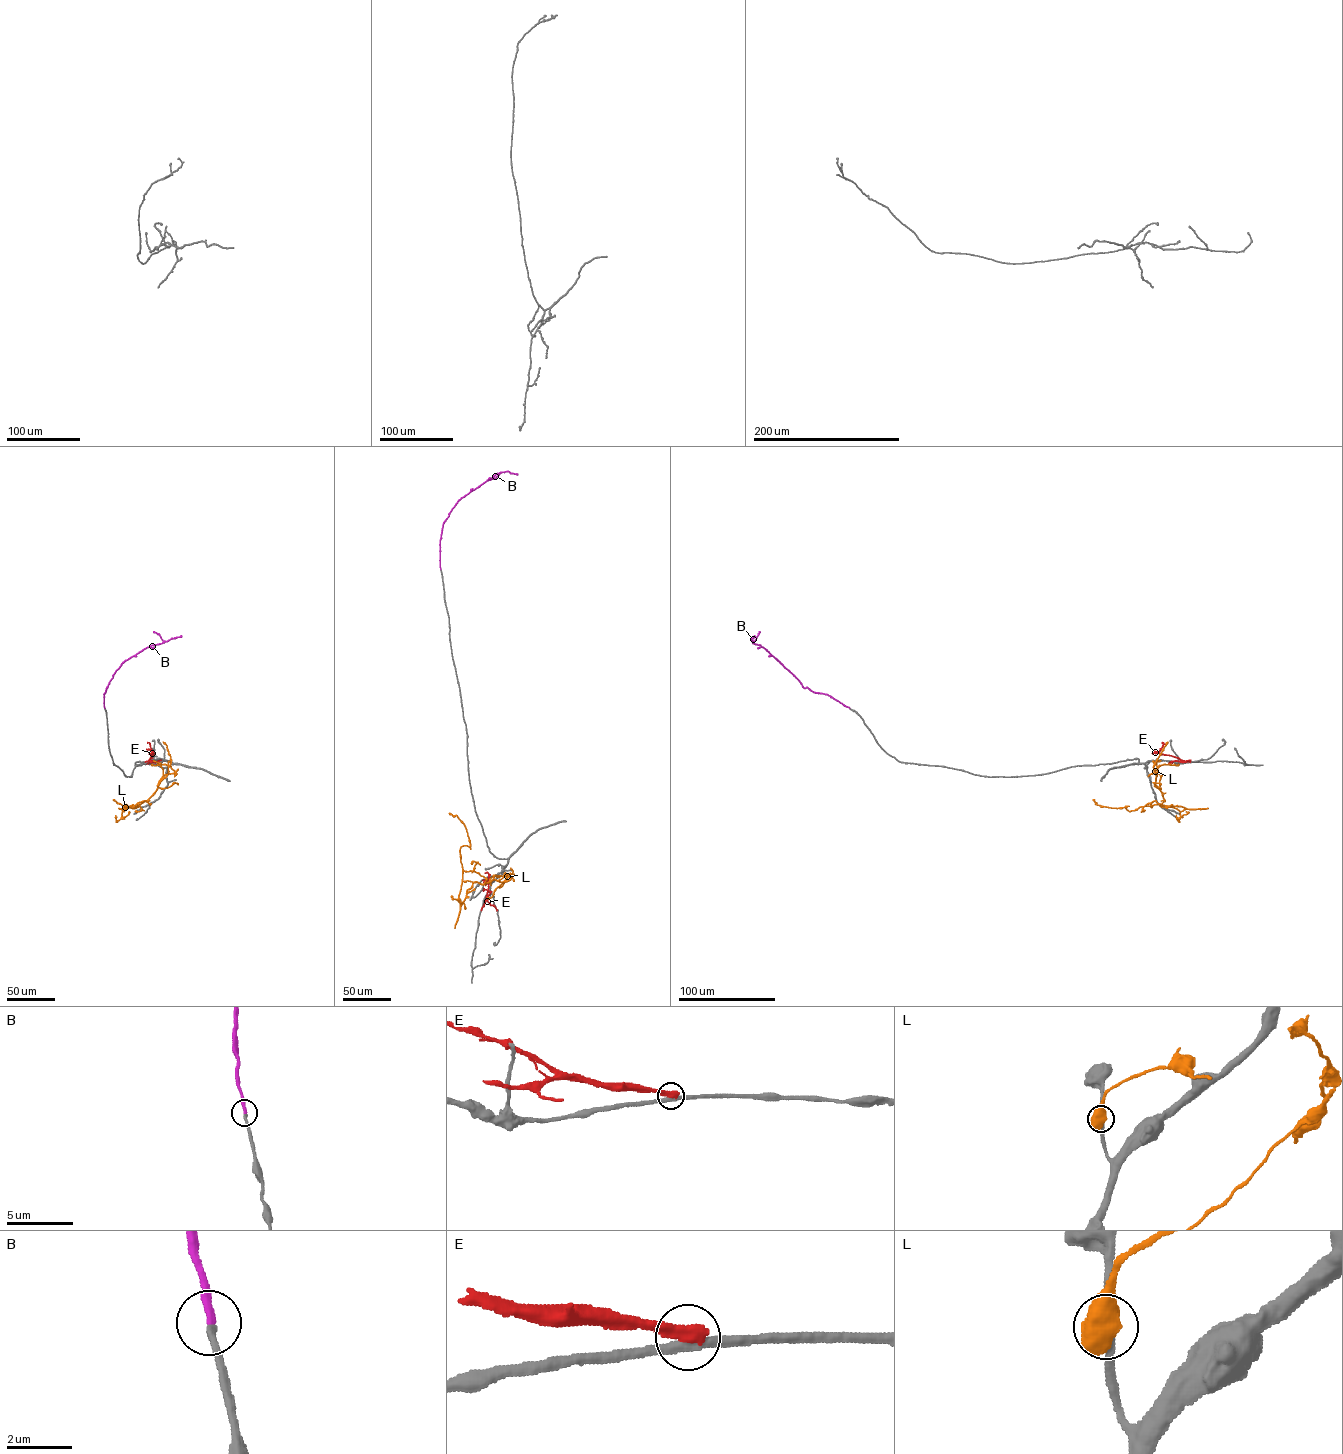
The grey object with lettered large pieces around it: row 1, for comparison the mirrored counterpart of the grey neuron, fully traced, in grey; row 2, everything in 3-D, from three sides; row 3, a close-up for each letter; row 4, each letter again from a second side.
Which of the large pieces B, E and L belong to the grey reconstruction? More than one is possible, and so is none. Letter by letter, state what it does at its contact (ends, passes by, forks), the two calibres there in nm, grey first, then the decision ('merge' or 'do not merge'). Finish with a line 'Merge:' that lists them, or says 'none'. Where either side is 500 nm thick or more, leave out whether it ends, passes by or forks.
B: it ends there; 240 nm thick on the grey side, 300 nm on the other; merge
E: it ends there; 280 nm thick on the grey side, 400 nm on the other; do not merge
L: 240 nm thick on the grey side, 900 nm on the other; do not merge
Merge: B

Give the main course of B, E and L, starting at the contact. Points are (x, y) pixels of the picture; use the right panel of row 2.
B: (849, 708), (827, 694), (804, 688), (767, 650), (753, 643), (751, 638), (754, 636)
E: (1189, 762), (1160, 754), (1162, 743)
L: (1160, 760), (1155, 784), (1162, 805), (1185, 809), (1156, 804), (1129, 811), (1093, 799)

